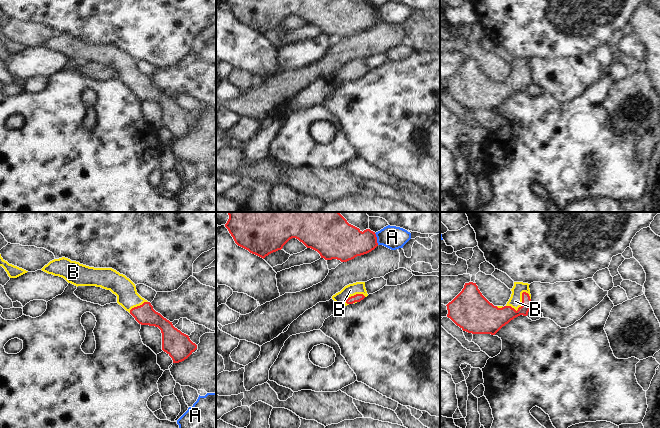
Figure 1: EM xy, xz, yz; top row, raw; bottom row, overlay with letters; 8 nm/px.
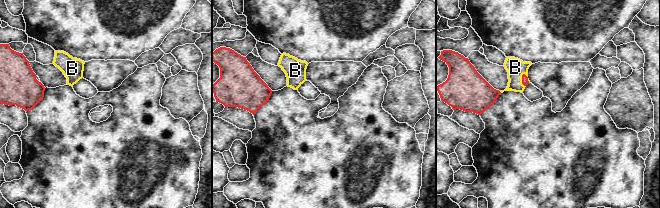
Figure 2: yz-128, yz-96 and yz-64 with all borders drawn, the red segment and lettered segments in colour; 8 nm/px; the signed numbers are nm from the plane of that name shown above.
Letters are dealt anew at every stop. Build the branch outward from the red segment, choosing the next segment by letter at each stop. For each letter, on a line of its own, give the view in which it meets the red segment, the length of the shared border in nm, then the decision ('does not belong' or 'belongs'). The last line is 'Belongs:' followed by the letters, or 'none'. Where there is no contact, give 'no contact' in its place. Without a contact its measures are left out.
A: contact in xz; length 100 nm; does not belong
B: contact in yz; length 220 nm; belongs
Belongs: B

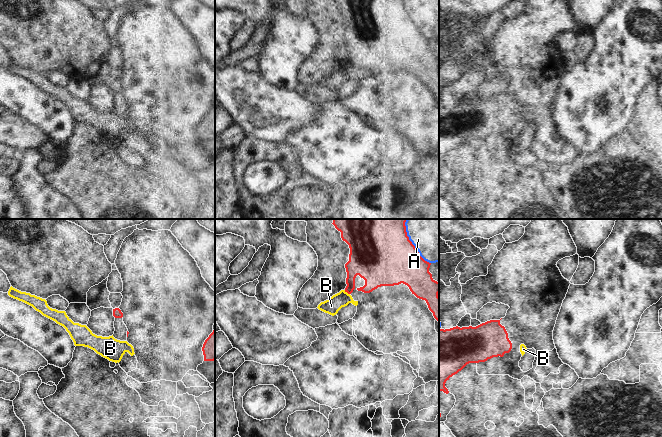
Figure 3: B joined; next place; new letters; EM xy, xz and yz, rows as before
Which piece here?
A: contact in xz; length 380 nm; does not belong
B: contact in xz; length 60 nm; does not belong
Belongs: none

